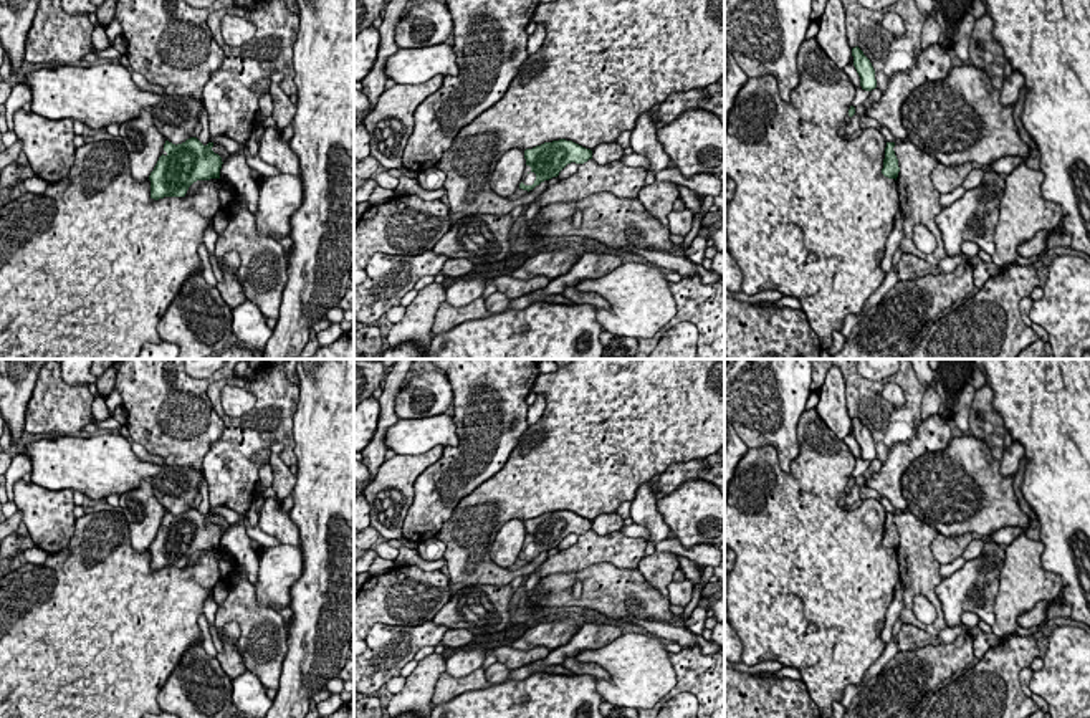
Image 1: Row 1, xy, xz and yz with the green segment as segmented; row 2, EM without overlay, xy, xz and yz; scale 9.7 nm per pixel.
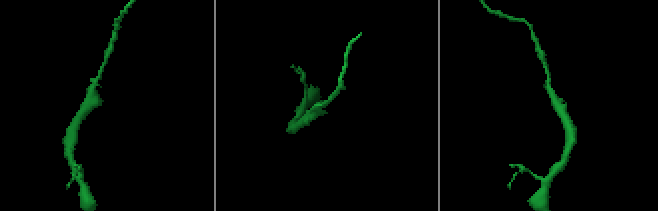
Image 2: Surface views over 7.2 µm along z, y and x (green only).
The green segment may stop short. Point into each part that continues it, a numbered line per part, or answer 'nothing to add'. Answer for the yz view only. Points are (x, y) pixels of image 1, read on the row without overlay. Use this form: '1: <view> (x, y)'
nothing to add

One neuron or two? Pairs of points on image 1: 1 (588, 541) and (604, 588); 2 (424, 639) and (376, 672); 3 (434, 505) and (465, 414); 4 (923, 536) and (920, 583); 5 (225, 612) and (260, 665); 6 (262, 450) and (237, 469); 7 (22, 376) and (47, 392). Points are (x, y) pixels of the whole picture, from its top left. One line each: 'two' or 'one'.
1: two
2: one
3: one
4: one
5: one
6: one
7: two

